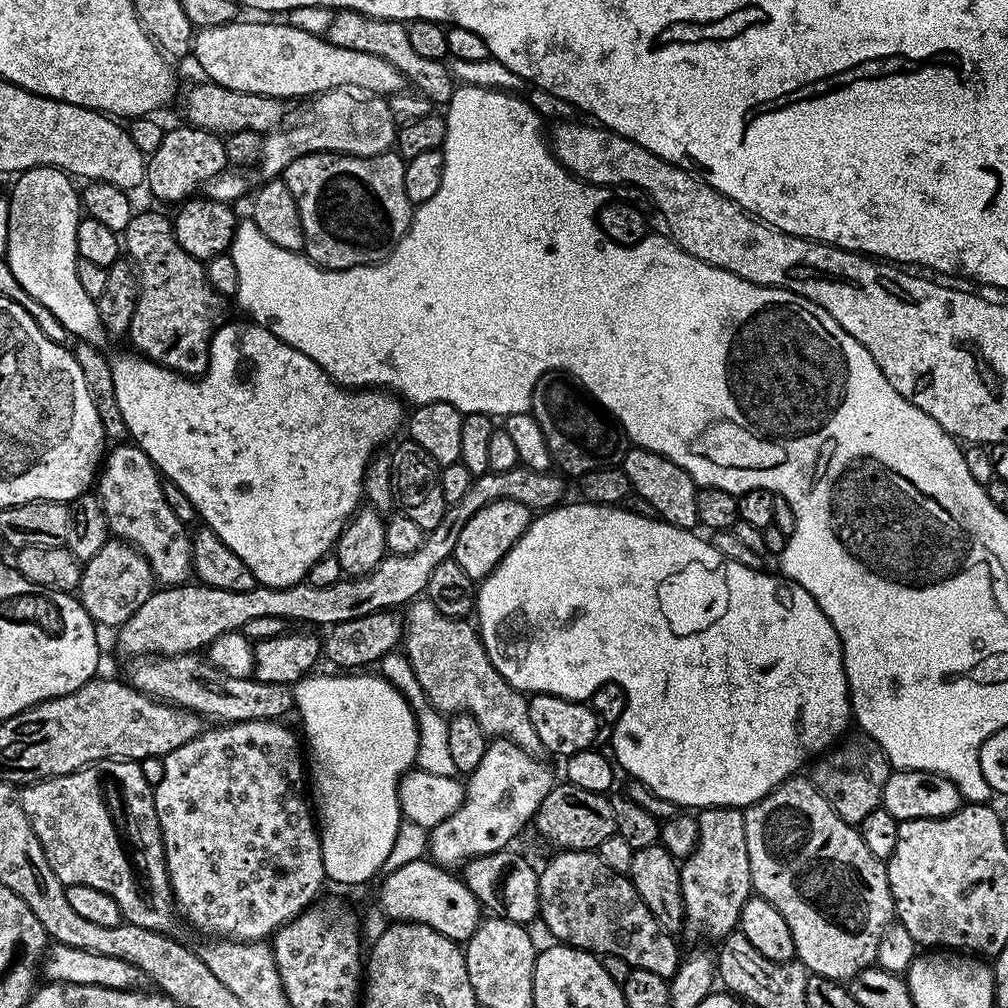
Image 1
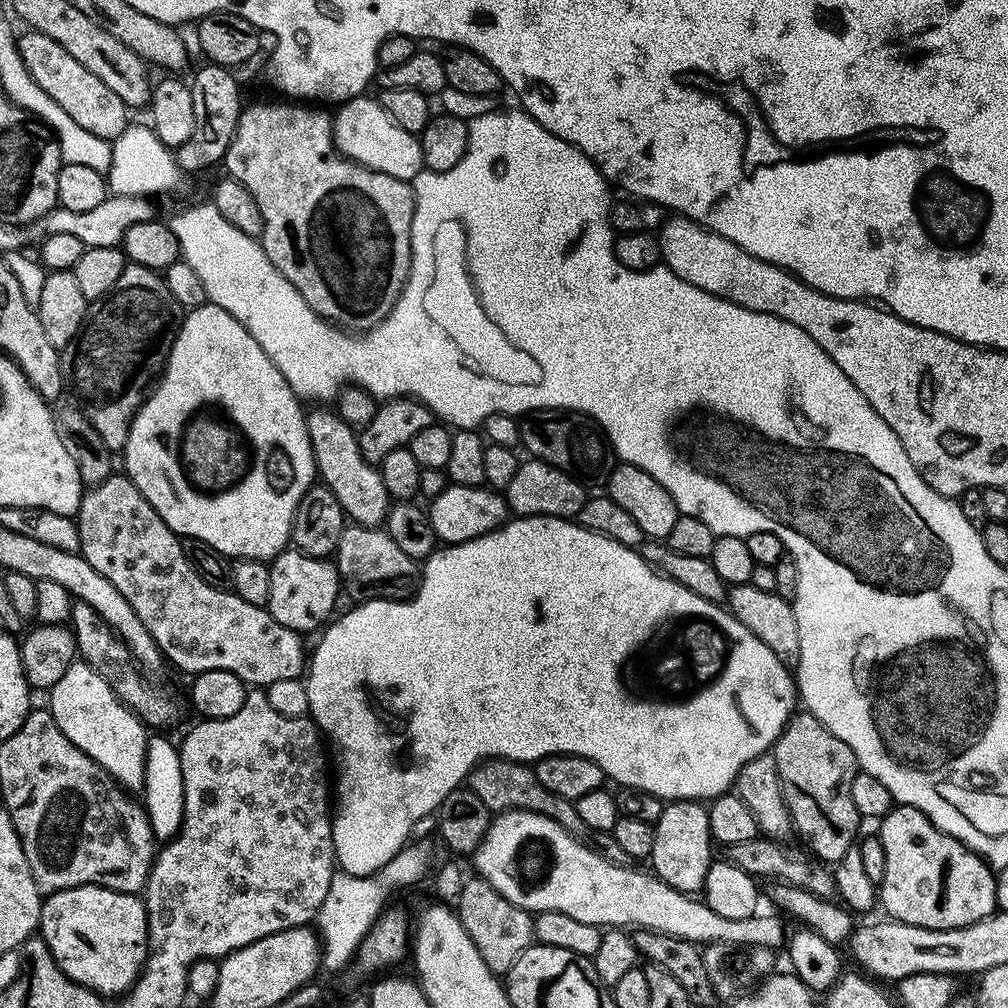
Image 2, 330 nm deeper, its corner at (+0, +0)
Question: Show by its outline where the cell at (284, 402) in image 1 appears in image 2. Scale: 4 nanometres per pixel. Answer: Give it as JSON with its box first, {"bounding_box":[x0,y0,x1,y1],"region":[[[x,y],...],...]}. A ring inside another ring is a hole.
{"bounding_box":[122,302,318,562],"region":[[[211,302],[203,304],[201,308],[191,309],[181,319],[180,329],[176,331],[176,340],[172,344],[168,362],[162,369],[162,375],[132,420],[128,440],[122,449],[123,456],[123,471],[132,479],[134,486],[138,486],[138,490],[141,496],[146,498],[146,502],[150,502],[150,506],[154,506],[154,510],[158,510],[162,522],[166,522],[166,526],[170,526],[174,535],[190,540],[201,540],[203,544],[218,550],[226,557],[245,560],[268,562],[289,547],[294,510],[298,510],[298,502],[302,502],[302,494],[306,494],[306,490],[313,487],[318,476],[312,439],[308,433],[305,405],[295,390],[288,385],[286,378],[282,378],[278,366],[274,366],[274,362],[270,362],[266,350],[262,350],[262,346],[258,346],[258,342],[252,337],[250,330],[246,330],[246,326],[242,326],[242,322],[238,322],[238,318],[234,318],[226,310],[222,310]]]}

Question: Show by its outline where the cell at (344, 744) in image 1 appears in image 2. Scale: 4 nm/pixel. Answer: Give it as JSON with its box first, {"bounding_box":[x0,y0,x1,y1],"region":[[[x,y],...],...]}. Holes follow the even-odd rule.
{"bounding_box":[306,516,798,876],"region":[[[521,516],[509,519],[500,528],[494,529],[490,534],[474,538],[465,544],[454,544],[437,550],[423,561],[422,571],[418,576],[418,587],[413,595],[403,600],[365,600],[357,603],[356,608],[349,610],[345,616],[337,615],[324,628],[322,642],[311,653],[310,663],[306,668],[306,683],[308,685],[308,711],[317,728],[325,737],[332,739],[332,748],[336,751],[336,764],[334,760],[334,815],[332,816],[332,845],[336,851],[336,863],[343,871],[356,876],[370,875],[380,868],[386,866],[396,854],[402,851],[409,843],[409,834],[414,822],[426,814],[435,813],[440,803],[455,788],[461,787],[467,781],[469,774],[476,768],[493,758],[501,760],[518,760],[521,762],[535,762],[543,756],[552,756],[556,752],[562,754],[574,754],[582,758],[590,758],[602,766],[605,777],[617,779],[626,788],[641,788],[650,794],[663,798],[665,801],[694,800],[697,802],[708,802],[713,798],[725,795],[735,785],[736,776],[754,758],[765,755],[776,743],[782,730],[788,725],[788,719],[798,708],[798,685],[790,671],[789,665],[762,642],[738,618],[728,611],[727,607],[719,603],[700,597],[693,590],[682,586],[678,581],[672,580],[658,572],[641,558],[639,551],[635,548],[627,548],[610,538],[606,538],[597,532],[591,532],[583,528],[579,522],[573,522],[568,518],[559,516]]]}

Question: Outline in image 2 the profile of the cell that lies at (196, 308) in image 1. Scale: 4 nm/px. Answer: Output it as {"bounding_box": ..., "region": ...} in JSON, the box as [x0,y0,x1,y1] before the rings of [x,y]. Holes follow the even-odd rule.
{"bounding_box":[60,263,181,453],"region":[[[129,263],[122,270],[122,278],[114,282],[110,291],[101,300],[89,303],[79,336],[68,345],[66,354],[61,355],[60,371],[64,373],[64,379],[70,388],[88,403],[83,405],[82,411],[94,430],[98,430],[98,438],[102,438],[109,452],[119,453],[128,440],[133,418],[148,399],[150,389],[157,383],[164,365],[168,362],[181,319],[180,304],[174,302],[174,296],[170,294],[170,290],[166,290],[163,275],[141,264]]]}

